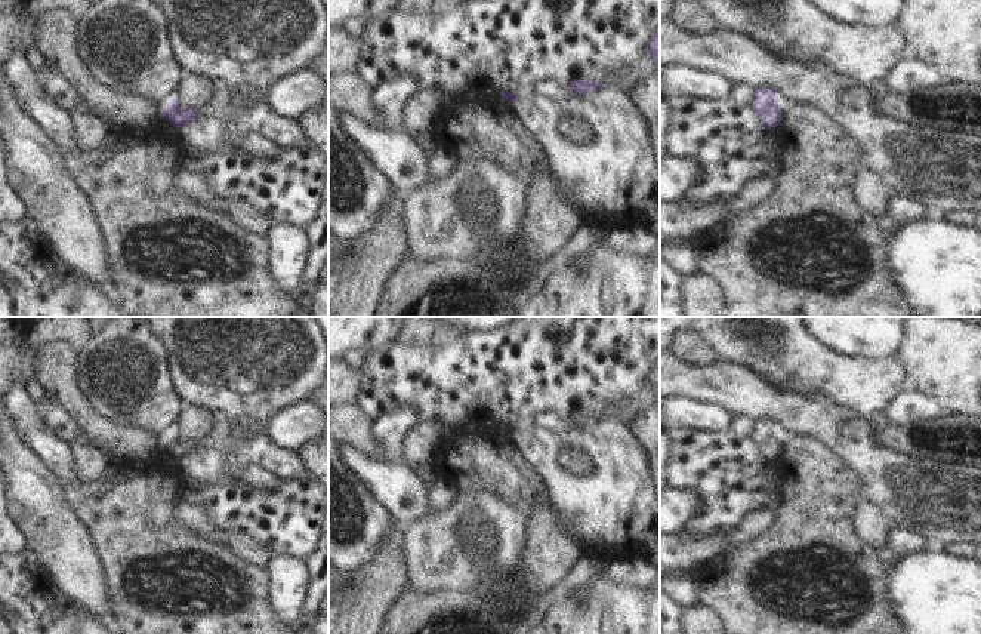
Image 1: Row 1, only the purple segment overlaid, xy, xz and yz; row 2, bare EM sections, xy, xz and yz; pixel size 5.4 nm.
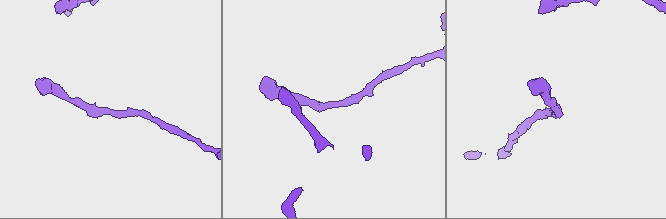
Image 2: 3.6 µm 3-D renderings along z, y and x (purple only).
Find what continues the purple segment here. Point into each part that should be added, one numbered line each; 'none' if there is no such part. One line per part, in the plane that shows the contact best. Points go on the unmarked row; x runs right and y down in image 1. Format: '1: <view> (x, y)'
none

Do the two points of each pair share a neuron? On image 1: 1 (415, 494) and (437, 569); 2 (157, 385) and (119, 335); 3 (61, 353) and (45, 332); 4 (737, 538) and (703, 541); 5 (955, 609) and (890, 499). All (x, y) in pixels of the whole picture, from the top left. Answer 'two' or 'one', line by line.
1: two
2: one
3: two
4: two
5: two

